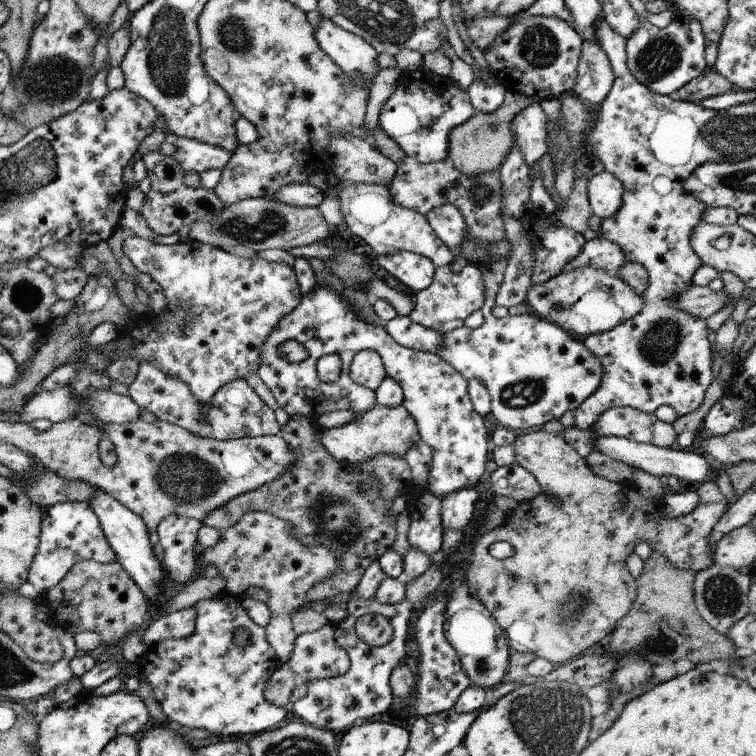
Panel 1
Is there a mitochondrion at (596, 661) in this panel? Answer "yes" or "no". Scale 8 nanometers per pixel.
no

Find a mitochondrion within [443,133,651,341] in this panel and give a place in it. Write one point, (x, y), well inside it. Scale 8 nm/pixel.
(481, 193)

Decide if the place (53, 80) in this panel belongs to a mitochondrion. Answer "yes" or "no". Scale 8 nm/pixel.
yes

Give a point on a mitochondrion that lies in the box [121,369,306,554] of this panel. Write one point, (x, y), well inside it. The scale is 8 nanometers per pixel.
(183, 479)

